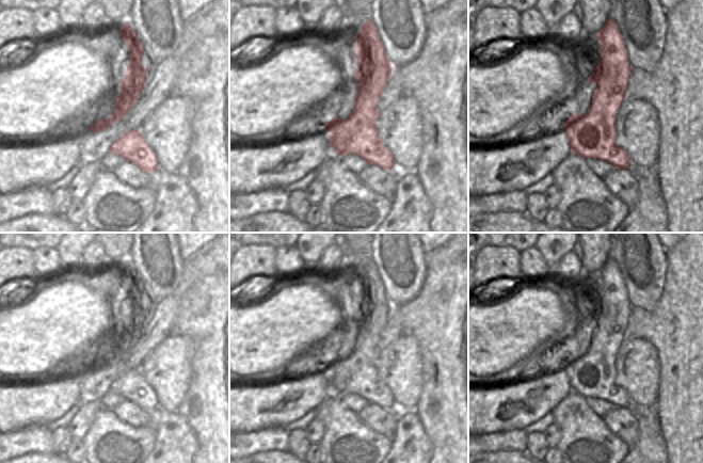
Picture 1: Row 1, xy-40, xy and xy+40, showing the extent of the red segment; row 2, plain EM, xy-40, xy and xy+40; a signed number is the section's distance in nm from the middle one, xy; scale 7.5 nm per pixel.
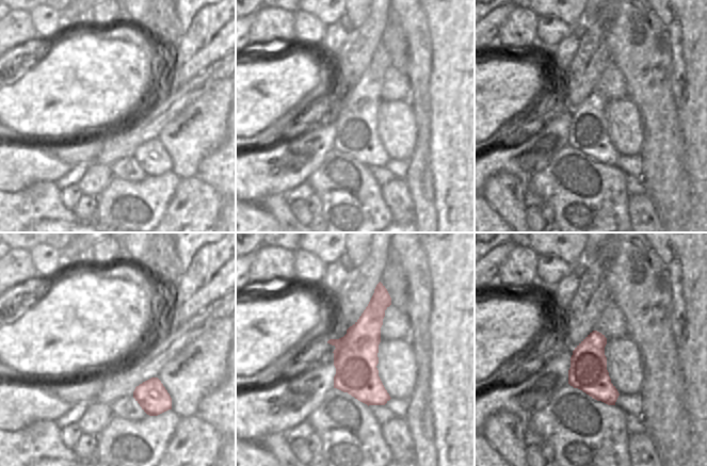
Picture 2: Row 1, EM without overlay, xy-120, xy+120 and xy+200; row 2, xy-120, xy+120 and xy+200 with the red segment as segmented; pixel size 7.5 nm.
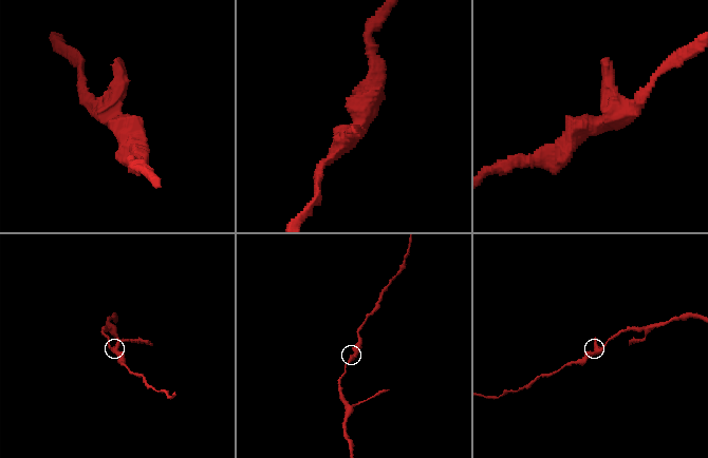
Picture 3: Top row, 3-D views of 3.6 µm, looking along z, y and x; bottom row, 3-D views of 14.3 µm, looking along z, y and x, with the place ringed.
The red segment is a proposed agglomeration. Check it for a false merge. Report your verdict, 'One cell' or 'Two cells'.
One cell

